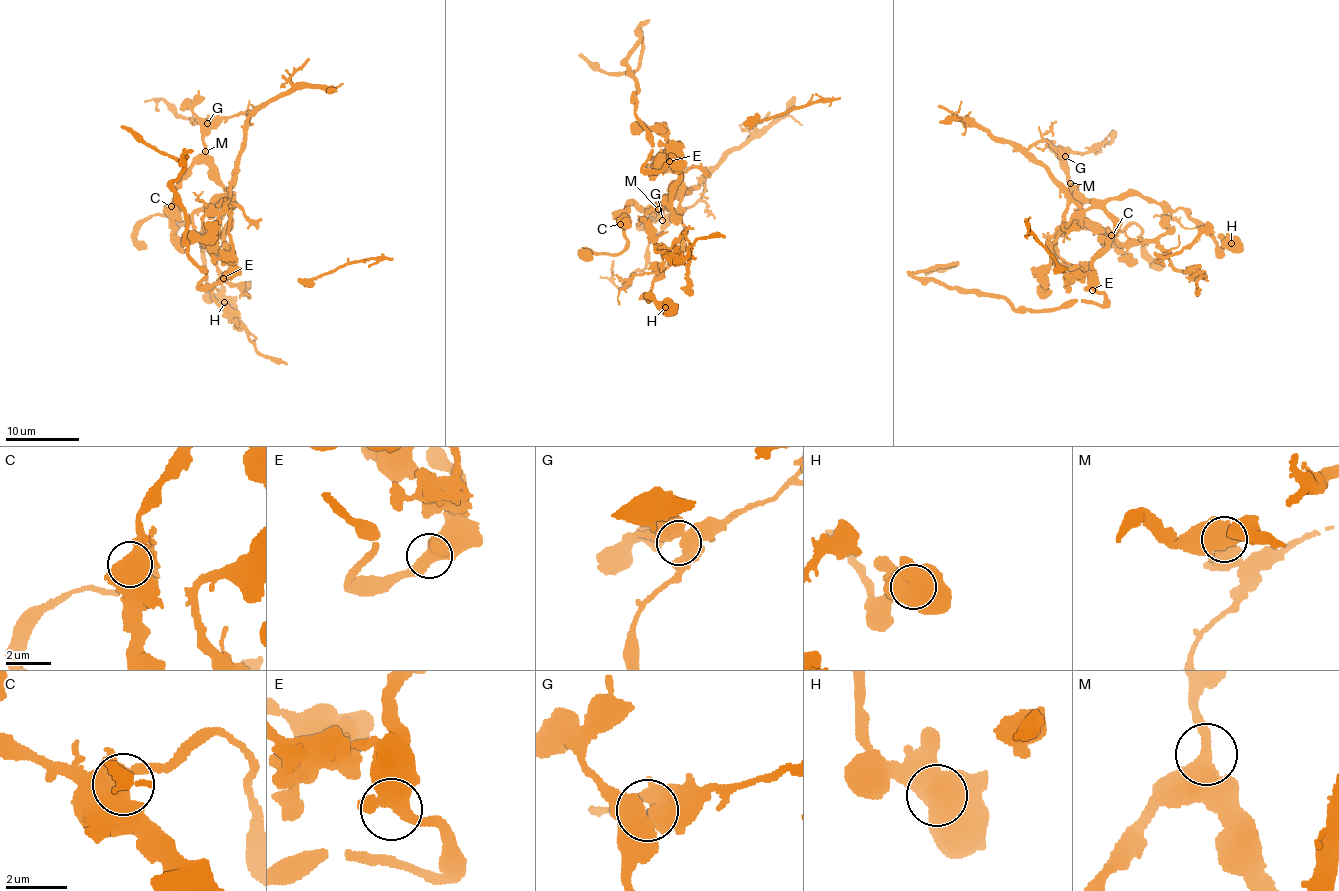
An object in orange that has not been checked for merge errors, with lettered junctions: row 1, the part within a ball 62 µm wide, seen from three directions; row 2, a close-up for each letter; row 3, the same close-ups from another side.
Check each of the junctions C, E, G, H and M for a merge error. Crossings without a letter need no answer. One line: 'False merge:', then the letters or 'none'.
False merge: none

